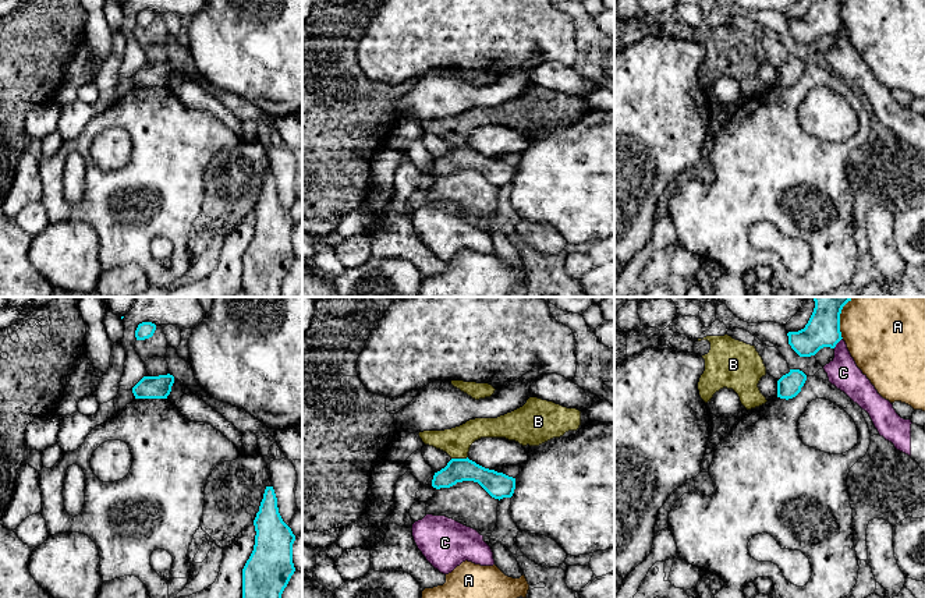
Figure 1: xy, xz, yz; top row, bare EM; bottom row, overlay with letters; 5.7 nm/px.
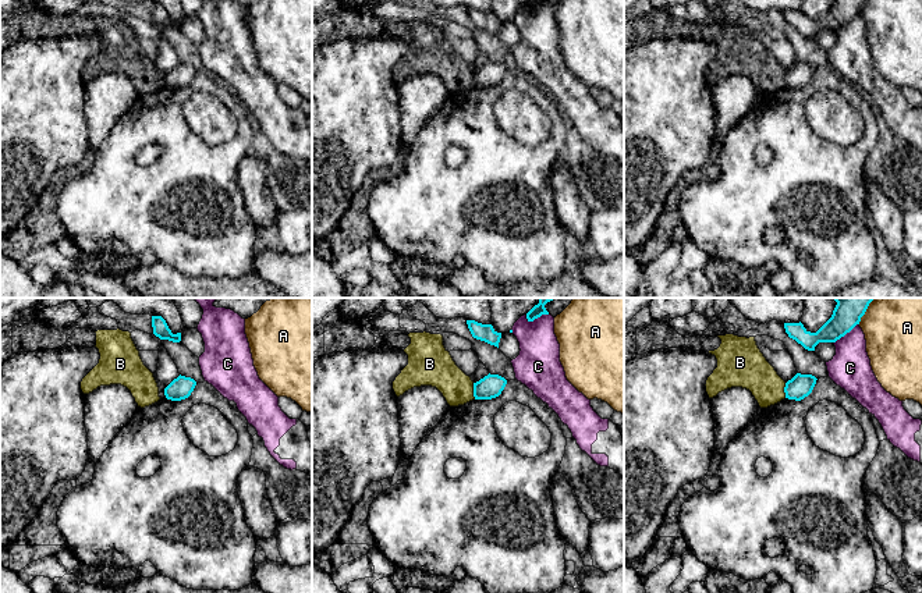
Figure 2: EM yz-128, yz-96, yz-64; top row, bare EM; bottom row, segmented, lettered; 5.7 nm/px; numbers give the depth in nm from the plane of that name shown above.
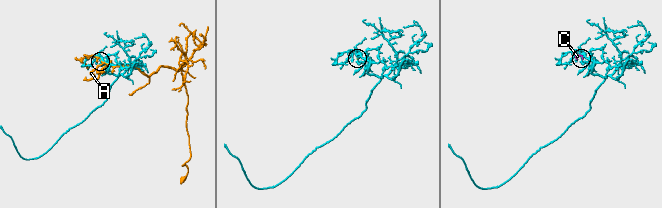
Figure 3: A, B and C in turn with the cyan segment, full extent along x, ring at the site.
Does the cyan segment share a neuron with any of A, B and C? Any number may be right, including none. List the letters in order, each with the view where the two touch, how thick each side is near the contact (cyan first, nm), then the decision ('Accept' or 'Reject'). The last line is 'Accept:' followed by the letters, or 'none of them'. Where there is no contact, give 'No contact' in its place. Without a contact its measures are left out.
A: Touches cyan in yz. Thickness 190 nm (cyan) against 340 nm. Reject
B: Touches cyan in xz. Thickness 140 nm (cyan) against 170 nm. Reject
C: Touches cyan in yz. Thickness 190 nm (cyan) against 180 nm. Reject
Accept: none of them

